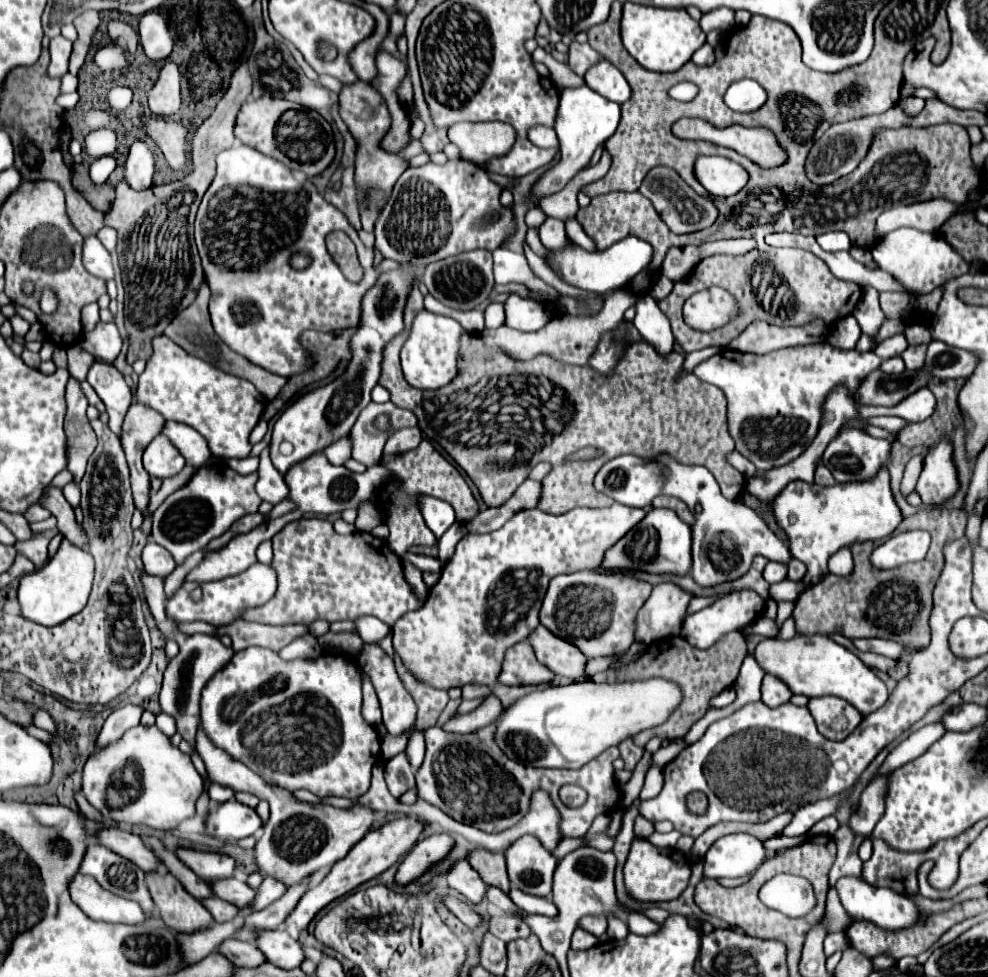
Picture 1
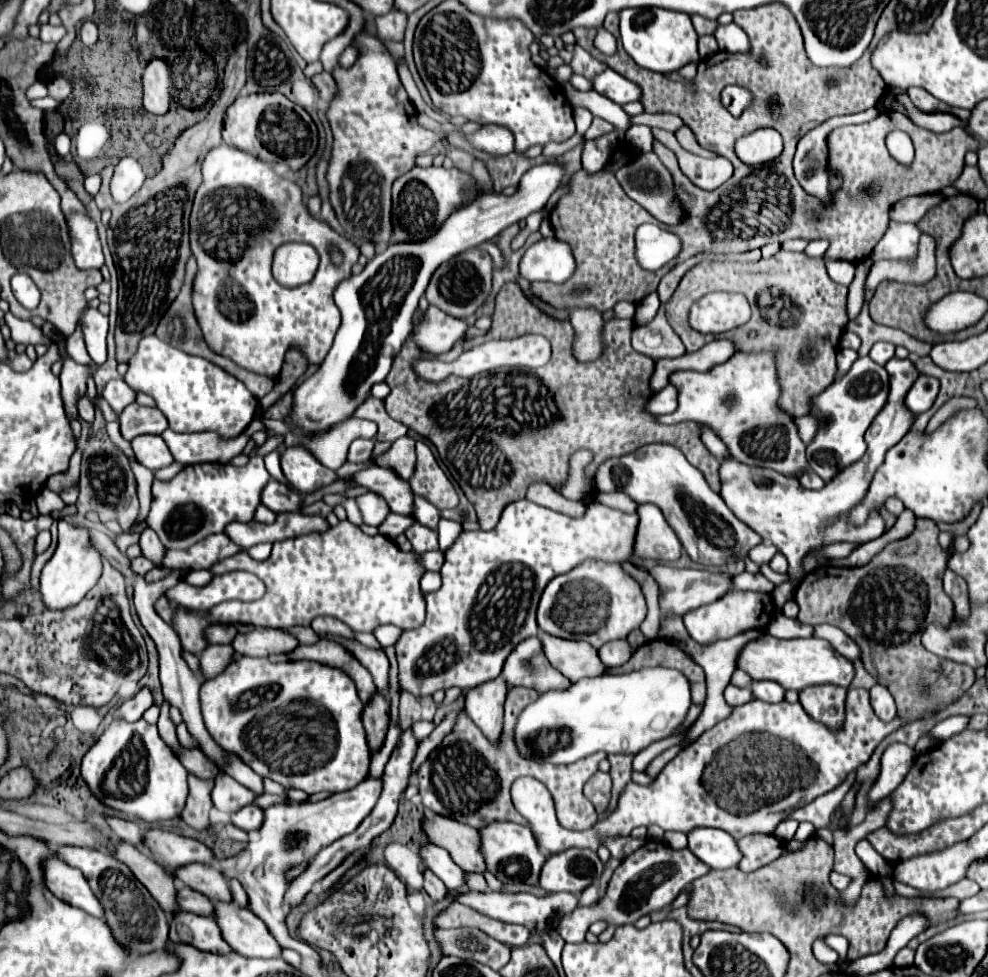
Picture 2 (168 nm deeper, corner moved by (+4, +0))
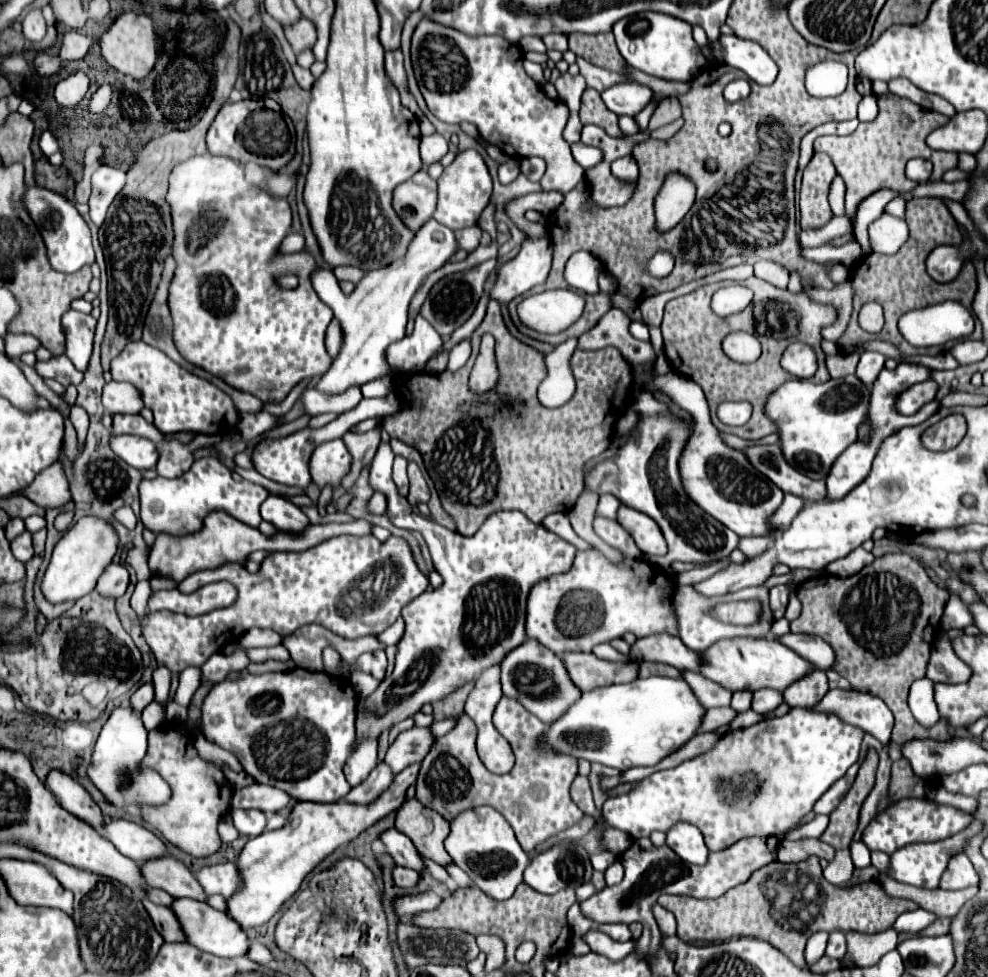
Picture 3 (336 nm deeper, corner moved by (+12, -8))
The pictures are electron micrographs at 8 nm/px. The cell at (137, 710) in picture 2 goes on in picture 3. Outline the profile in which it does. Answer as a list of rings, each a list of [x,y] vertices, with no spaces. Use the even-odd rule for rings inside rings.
[[[146,682],[146,684],[142,684],[142,686],[132,694],[130,704],[132,704],[132,708],[134,708],[136,712],[142,712],[152,700],[154,700],[154,686],[152,686],[152,682]]]

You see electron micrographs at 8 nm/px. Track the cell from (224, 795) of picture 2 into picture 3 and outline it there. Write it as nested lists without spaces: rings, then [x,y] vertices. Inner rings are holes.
[[[254,782],[254,784],[246,786],[244,790],[236,790],[230,806],[244,808],[244,810],[256,808],[256,810],[262,810],[266,814],[272,814],[272,812],[284,810],[288,806],[288,802],[290,802],[290,798],[282,790]]]

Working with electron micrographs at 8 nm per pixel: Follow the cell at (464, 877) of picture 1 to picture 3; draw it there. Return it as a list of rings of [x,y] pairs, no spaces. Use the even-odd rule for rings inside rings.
[[[388,828],[380,834],[380,842],[384,844],[386,852],[392,856],[392,860],[400,866],[406,866],[406,868],[414,868],[414,870],[424,870],[424,864],[420,860],[420,854],[416,850],[416,846],[402,834],[402,832],[396,832],[394,828]]]

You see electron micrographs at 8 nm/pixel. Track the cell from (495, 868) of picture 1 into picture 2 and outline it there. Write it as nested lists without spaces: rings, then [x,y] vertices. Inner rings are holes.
[[[438,816],[436,820],[424,820],[424,830],[432,844],[450,852],[452,860],[464,872],[486,872],[484,854],[480,850],[480,832],[472,826],[464,826],[452,818]]]

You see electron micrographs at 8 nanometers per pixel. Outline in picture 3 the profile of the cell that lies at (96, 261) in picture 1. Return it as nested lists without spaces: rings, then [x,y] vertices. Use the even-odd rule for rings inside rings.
[[[26,186],[24,204],[28,206],[28,214],[32,214],[32,222],[40,228],[40,236],[44,238],[48,250],[48,262],[58,272],[78,272],[84,264],[94,264],[94,248],[90,240],[90,228],[76,210],[74,202],[66,200],[62,194],[40,188]]]

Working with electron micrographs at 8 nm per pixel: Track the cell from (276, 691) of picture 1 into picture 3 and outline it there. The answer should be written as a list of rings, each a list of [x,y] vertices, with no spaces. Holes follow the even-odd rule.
[[[294,668],[288,672],[248,674],[238,682],[218,682],[204,700],[202,722],[206,740],[230,750],[238,756],[246,774],[260,784],[276,786],[288,792],[294,800],[308,802],[338,802],[350,792],[344,778],[344,764],[354,744],[354,718],[358,694],[346,680],[336,680],[324,672]]]

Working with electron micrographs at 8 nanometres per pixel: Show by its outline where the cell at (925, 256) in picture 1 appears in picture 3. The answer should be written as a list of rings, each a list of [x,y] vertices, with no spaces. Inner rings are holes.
[[[882,212],[868,228],[870,248],[880,254],[896,254],[900,246],[908,240],[908,226],[904,218],[896,218],[888,212]]]

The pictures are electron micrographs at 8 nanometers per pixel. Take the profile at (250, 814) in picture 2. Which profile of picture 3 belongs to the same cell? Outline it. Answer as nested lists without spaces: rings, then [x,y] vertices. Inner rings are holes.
[[[232,810],[232,820],[242,836],[258,836],[266,828],[266,814],[262,810]]]

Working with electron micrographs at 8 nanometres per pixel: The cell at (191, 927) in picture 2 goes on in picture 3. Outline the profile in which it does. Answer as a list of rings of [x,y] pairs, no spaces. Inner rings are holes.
[[[142,898],[142,904],[150,912],[150,918],[152,918],[156,930],[162,934],[162,938],[166,942],[184,942],[186,940],[180,924],[178,924],[178,920],[176,920],[176,916],[174,916],[174,912],[170,908],[156,906],[146,898]]]

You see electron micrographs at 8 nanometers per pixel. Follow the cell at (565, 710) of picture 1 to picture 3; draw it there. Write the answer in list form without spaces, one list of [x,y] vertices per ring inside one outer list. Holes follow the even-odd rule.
[[[650,676],[630,684],[584,692],[560,720],[550,724],[544,740],[550,742],[556,752],[600,762],[624,772],[634,766],[654,766],[682,748],[696,736],[704,714],[706,708],[702,708],[692,688],[682,678]]]

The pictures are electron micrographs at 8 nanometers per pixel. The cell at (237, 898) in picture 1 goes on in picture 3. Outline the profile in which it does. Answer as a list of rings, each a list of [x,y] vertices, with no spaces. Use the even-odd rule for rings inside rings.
[[[172,856],[156,858],[156,862],[144,862],[140,870],[148,886],[166,890],[168,894],[172,894],[172,898],[186,896],[194,900],[206,900],[194,874],[180,860],[174,860]]]

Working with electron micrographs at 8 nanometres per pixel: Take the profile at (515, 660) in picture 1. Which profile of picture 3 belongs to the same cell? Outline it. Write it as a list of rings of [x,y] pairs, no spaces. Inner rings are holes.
[[[524,640],[522,646],[516,646],[502,660],[502,690],[508,698],[518,700],[528,712],[538,716],[542,722],[552,724],[576,698],[580,698],[580,688],[564,672],[564,662],[558,654],[540,646],[536,640]]]

